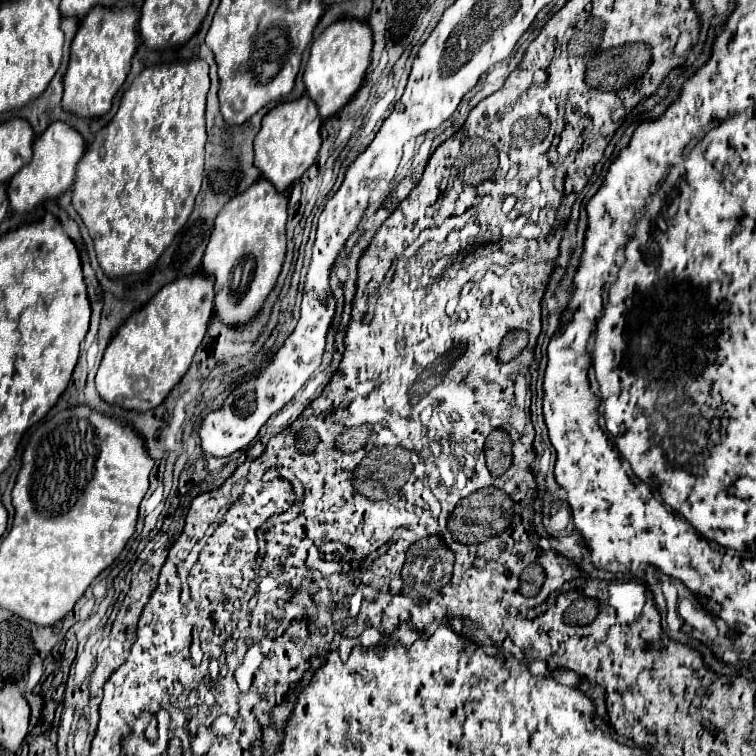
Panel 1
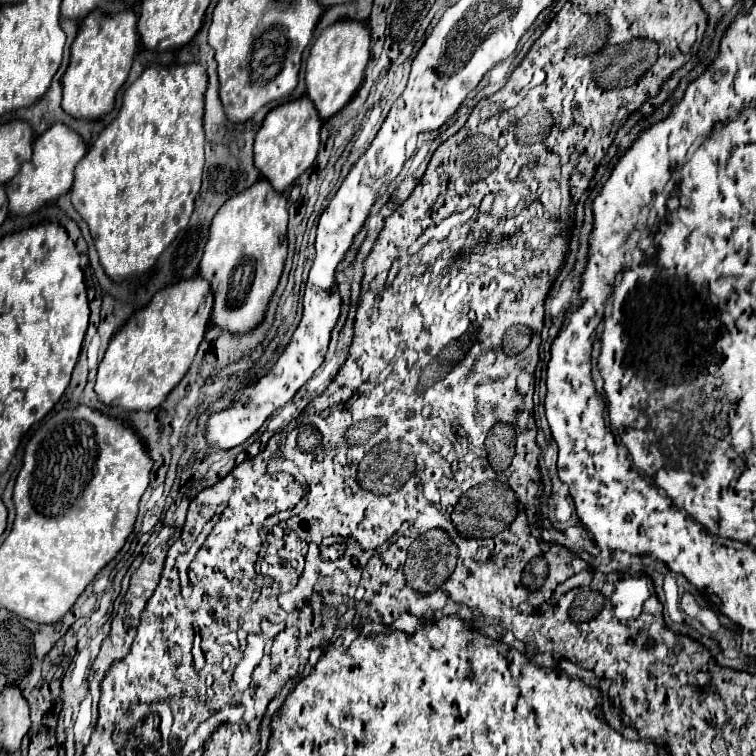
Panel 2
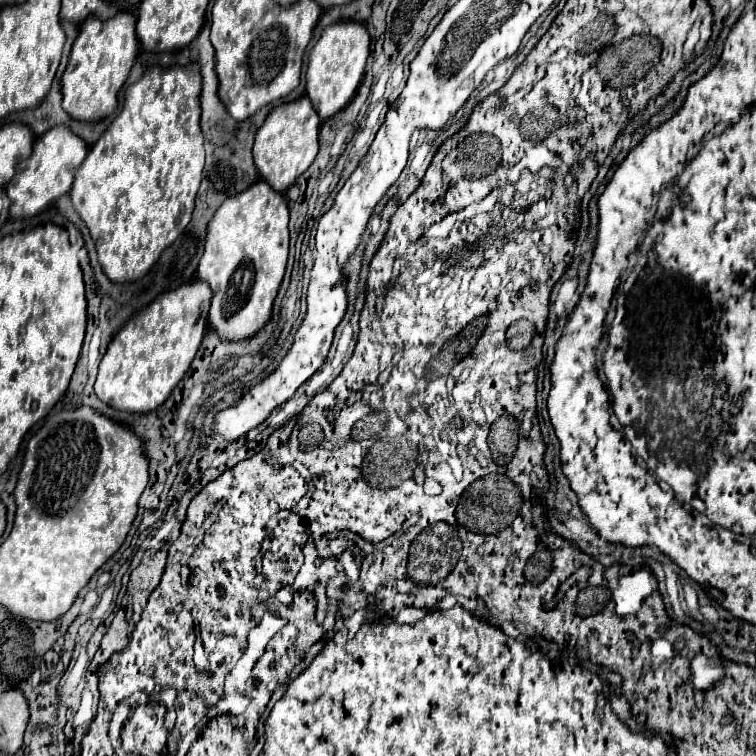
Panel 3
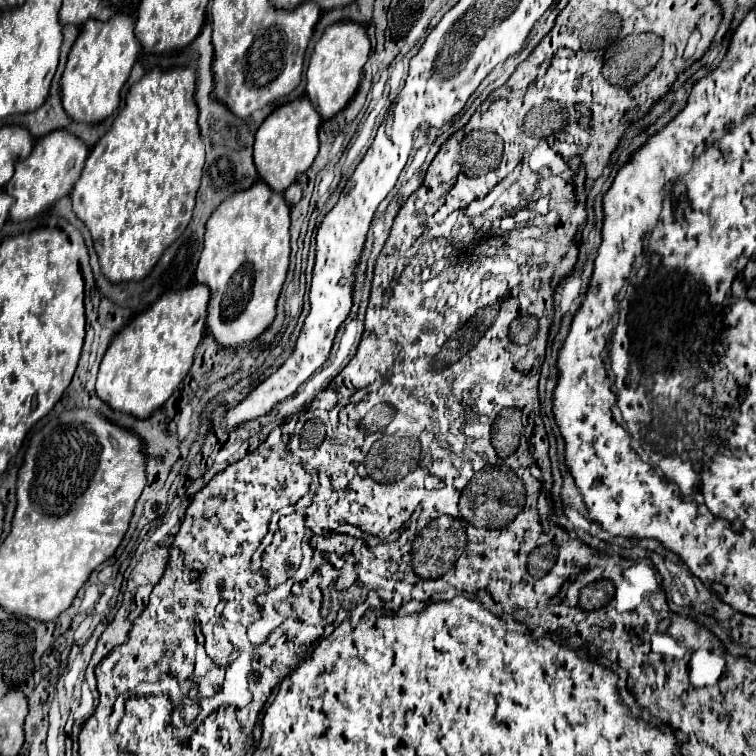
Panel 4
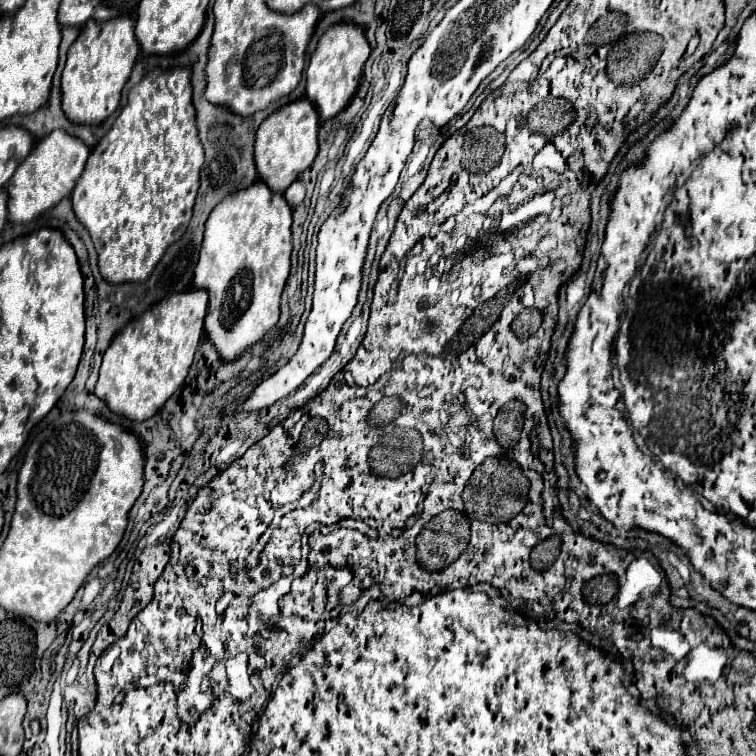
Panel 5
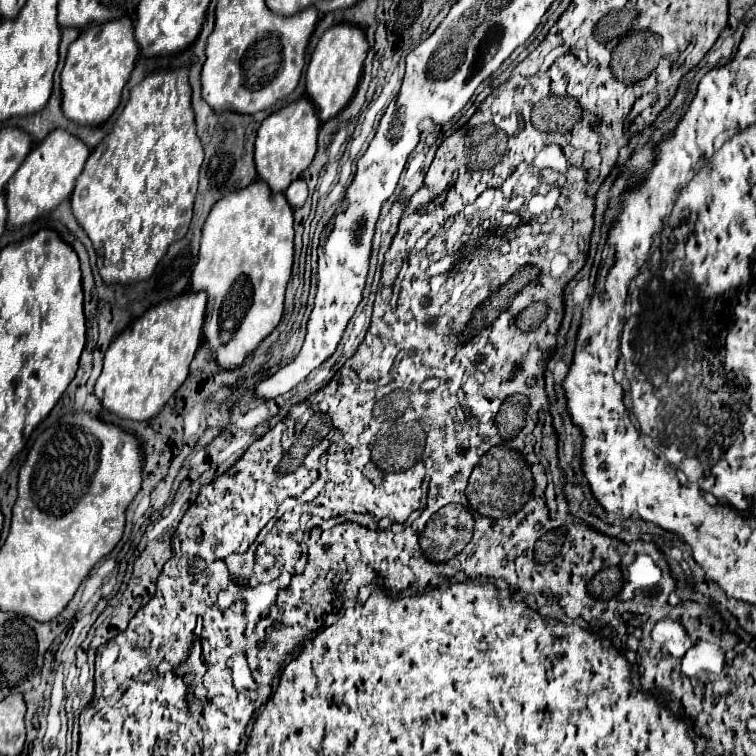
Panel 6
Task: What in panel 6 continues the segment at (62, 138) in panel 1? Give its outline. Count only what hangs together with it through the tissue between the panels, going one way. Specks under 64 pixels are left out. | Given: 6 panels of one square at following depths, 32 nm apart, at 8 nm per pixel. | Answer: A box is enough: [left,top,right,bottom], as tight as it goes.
[6,130,90,226]

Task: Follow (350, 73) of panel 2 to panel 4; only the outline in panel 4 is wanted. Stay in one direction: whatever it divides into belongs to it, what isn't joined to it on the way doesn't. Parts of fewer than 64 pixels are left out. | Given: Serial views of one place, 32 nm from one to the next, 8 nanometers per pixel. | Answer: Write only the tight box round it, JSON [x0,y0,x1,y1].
[306,22,370,120]

